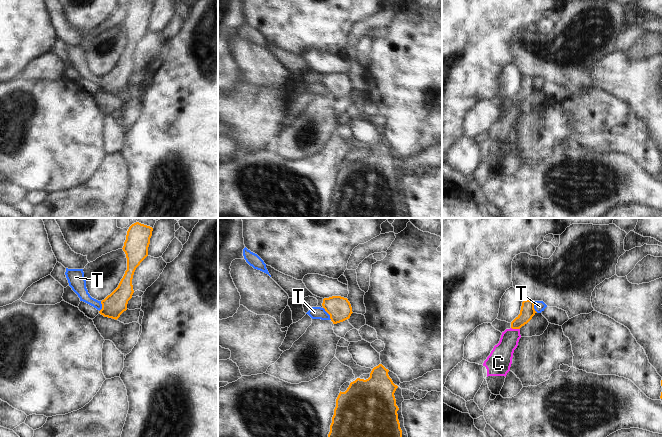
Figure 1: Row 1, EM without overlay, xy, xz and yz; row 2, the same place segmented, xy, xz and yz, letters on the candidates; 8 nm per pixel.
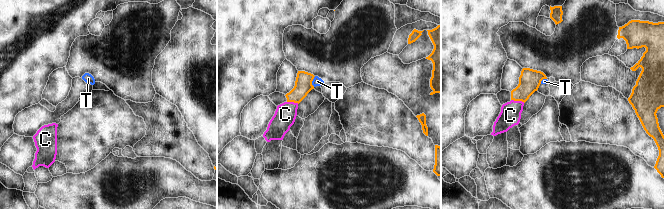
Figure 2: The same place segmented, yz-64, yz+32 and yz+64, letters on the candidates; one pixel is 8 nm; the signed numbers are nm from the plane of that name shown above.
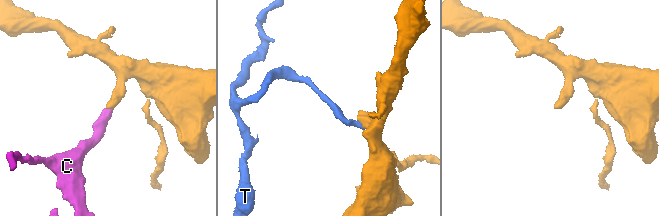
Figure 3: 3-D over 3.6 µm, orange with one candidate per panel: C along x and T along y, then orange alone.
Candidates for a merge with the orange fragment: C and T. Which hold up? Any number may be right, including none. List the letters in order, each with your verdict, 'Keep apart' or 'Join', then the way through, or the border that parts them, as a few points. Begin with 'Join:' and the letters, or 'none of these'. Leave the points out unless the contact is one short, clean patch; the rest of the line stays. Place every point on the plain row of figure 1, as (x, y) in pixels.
Join: C
C: Join. Path across: yz (527, 87), (515, 104), (501, 131)
T: Keep apart. Boundary: xz (323, 83), (331, 95).

